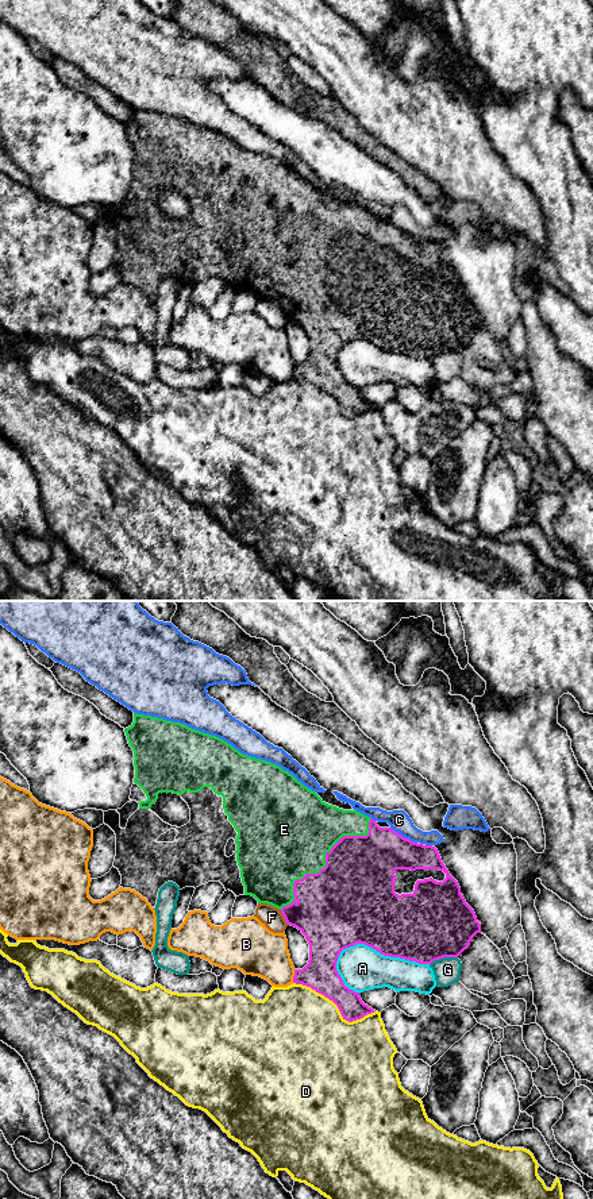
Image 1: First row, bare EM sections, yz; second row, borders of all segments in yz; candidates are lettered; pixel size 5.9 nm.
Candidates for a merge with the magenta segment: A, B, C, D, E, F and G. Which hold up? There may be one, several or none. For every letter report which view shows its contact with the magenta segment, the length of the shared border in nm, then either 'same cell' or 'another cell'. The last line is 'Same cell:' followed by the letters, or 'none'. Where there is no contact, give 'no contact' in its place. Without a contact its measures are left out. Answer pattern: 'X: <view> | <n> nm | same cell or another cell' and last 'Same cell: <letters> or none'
A: yz | 550 nm | another cell
B: yz | 80 nm | another cell
C: yz | 190 nm | another cell
D: yz | 500 nm | another cell
E: yz | 750 nm | same cell
F: yz | 100 nm | another cell
G: yz | 180 nm | another cell
Same cell: E

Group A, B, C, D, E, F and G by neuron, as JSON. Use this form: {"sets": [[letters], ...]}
{"sets": [["A"], ["B"], ["C"], ["D"], ["E"], ["F"], ["G"]]}

